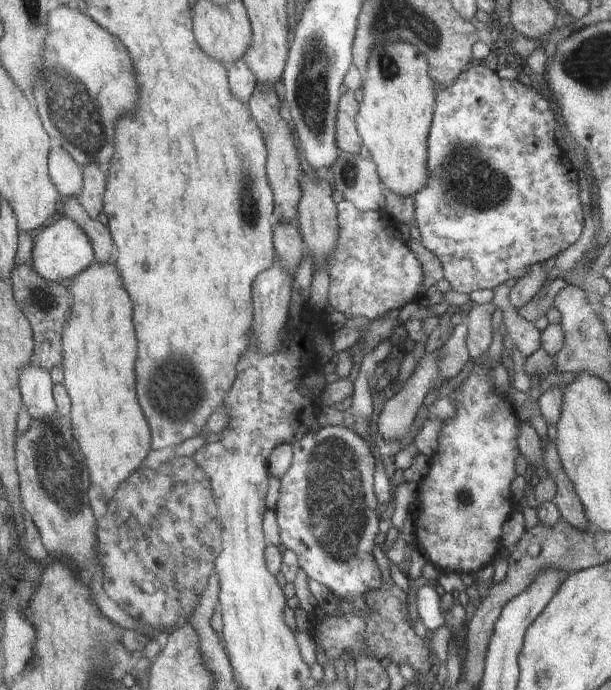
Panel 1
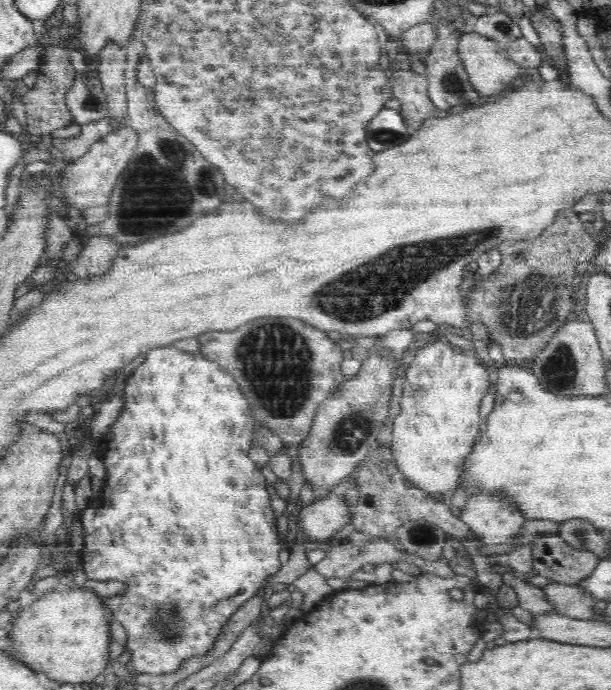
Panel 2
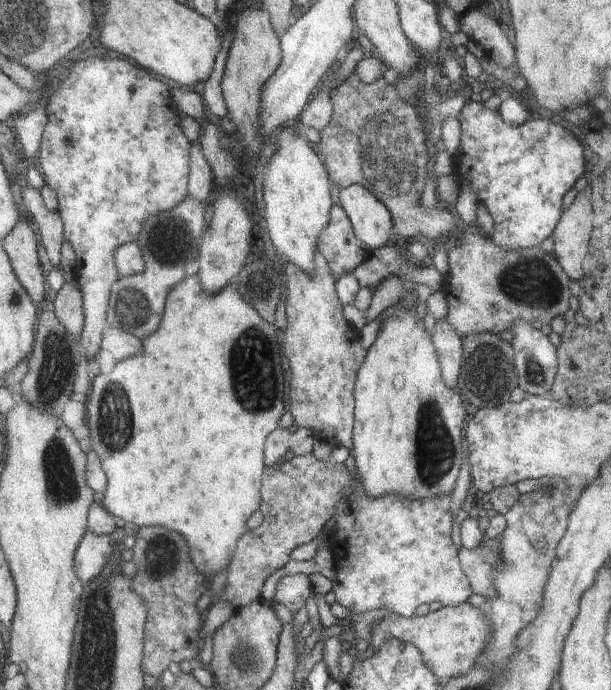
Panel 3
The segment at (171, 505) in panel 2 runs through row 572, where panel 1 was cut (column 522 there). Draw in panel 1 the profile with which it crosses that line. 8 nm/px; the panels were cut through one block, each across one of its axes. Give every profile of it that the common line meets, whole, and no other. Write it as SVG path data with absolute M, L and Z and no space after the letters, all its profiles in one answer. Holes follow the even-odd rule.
M473 61L471 67L461 74L454 83L443 86L436 94L436 108L434 118L428 133L427 148L427 183L413 194L414 216L413 220L422 238L421 243L440 259L443 266L443 278L448 280L451 289L456 292L470 294L474 290L494 290L498 285L505 284L506 280L516 278L517 280L539 262L551 262L568 246L574 244L586 224L584 208L580 202L580 171L576 164L572 163L572 156L564 147L556 142L556 129L561 127L558 124L558 116L550 106L550 100L546 100L538 87L527 87L518 81L503 79L498 76L495 68L487 68L480 61Z

